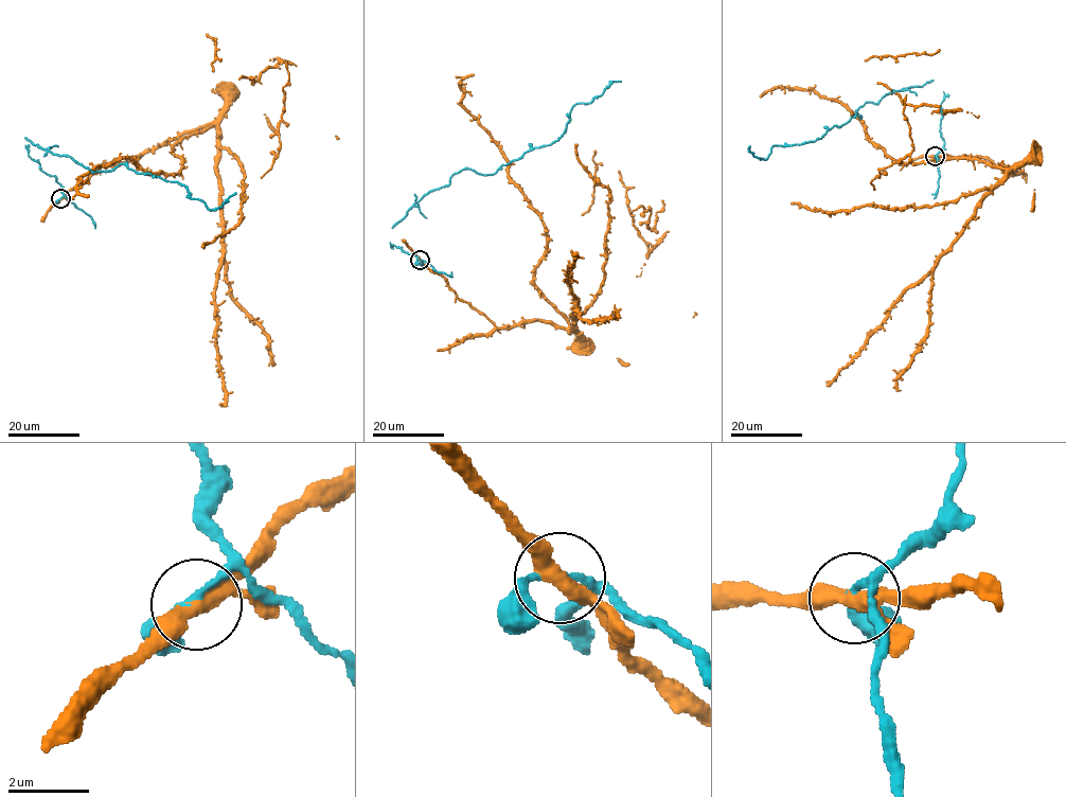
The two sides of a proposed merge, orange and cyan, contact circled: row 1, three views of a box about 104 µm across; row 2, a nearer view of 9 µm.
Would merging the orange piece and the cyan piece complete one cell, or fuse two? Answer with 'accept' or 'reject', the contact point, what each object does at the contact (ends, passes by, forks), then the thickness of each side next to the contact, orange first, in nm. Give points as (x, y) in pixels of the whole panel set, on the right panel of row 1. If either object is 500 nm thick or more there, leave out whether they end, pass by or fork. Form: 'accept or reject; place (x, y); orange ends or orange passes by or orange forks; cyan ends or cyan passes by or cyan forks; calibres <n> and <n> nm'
reject; place (935, 156); orange passes by; cyan passes by; calibres 400 and 150 nm

